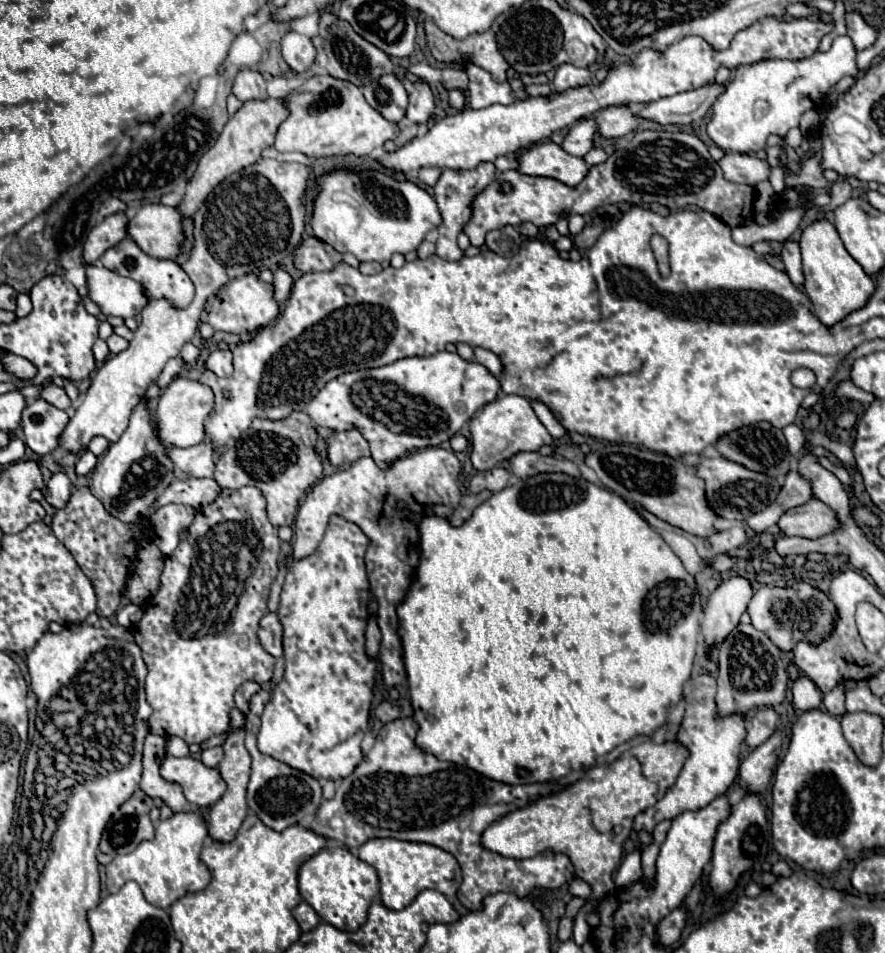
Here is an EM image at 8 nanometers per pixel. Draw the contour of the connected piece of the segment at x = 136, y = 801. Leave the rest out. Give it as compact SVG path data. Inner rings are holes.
M137 789L133 797L121 805L119 819L107 823L99 849L109 855L121 855L131 853L141 841L153 839L155 829L149 819L151 807L153 799Z

